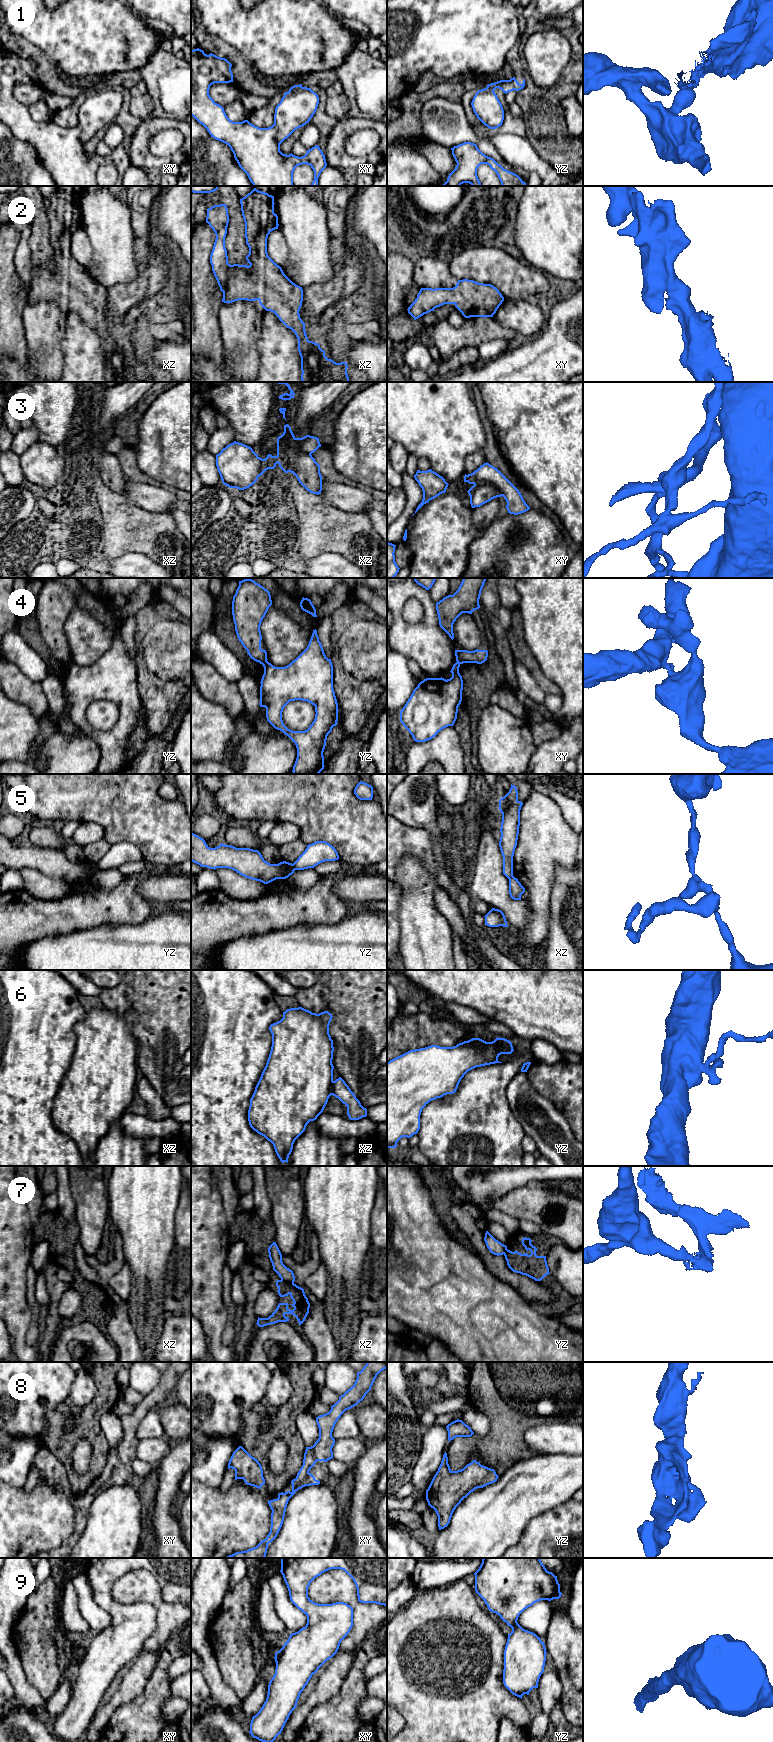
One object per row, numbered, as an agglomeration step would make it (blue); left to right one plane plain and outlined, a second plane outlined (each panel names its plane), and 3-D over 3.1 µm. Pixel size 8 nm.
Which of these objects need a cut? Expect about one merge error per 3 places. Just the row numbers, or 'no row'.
1, 3, 4, 5, 6, 7

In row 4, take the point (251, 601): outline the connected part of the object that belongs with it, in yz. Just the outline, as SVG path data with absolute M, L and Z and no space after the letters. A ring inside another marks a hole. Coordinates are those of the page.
M252 579L239 581L233 596L232 615L237 637L251 659L267 662L267 652L261 649L260 626L272 605L270 592Z

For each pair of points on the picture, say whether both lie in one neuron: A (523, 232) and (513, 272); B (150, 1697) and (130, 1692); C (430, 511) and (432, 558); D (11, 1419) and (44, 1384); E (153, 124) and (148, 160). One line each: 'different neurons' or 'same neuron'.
A: different neurons
B: different neurons
C: same neuron
D: same neuron
E: same neuron

